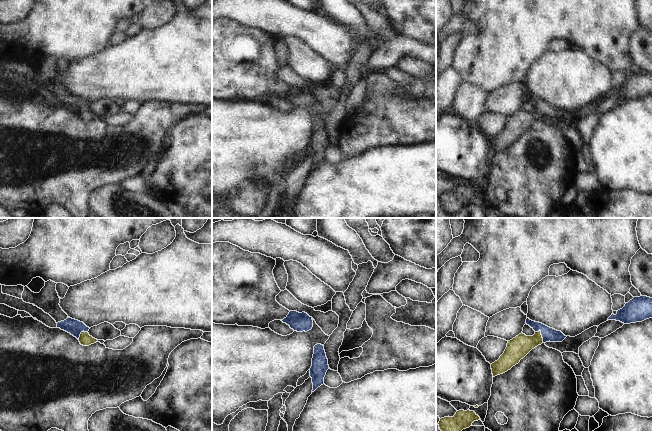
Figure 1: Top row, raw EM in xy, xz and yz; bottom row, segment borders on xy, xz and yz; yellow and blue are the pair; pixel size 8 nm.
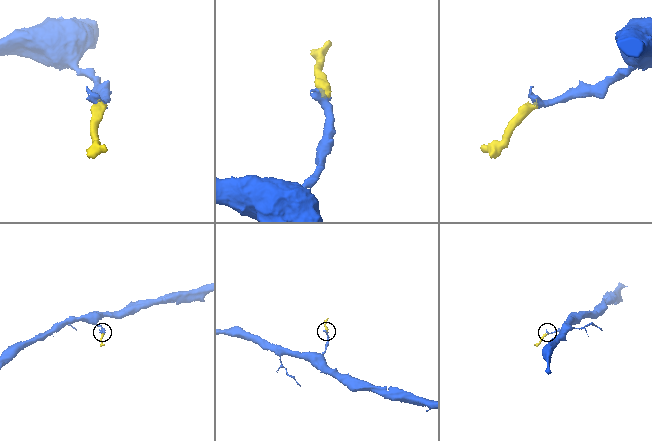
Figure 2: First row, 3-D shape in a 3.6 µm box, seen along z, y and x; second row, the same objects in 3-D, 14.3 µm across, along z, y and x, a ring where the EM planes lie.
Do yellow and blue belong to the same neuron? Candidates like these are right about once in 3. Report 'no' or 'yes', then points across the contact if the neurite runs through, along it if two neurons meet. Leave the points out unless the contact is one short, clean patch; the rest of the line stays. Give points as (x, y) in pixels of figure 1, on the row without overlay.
yes; way yz (517, 124), (541, 112), (548, 110)

